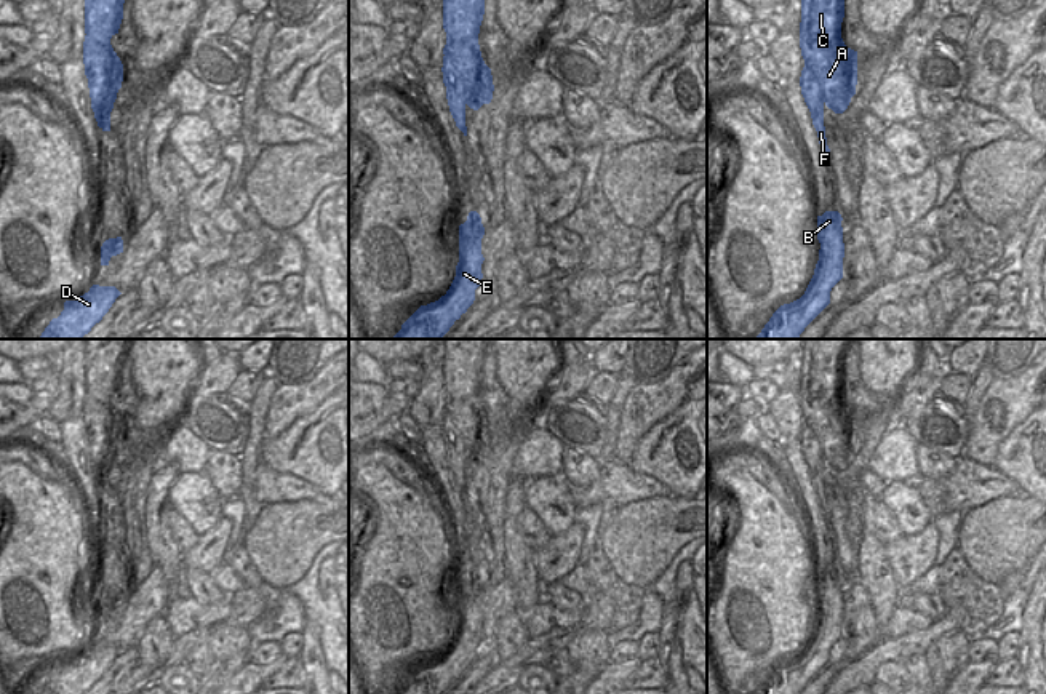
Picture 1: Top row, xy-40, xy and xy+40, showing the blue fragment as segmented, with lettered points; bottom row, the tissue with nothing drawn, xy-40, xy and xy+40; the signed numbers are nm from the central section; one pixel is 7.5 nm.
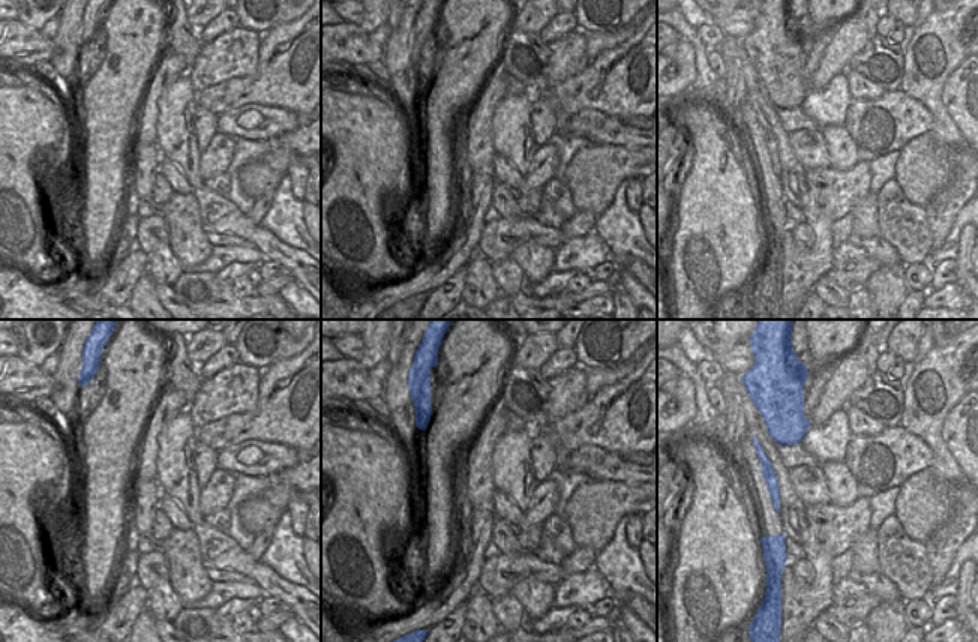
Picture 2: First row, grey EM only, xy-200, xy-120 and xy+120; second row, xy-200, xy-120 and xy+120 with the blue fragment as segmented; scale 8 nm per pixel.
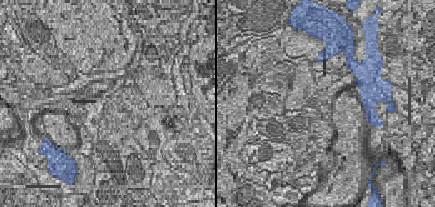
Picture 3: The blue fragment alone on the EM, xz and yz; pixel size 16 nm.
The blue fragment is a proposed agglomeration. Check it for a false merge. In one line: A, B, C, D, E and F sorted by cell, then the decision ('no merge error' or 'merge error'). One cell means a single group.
A C / B D E F | merge error

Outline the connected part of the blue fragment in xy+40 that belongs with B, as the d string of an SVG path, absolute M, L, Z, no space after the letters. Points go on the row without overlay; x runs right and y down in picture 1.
M838 569L817 574L819 619L804 652L781 664L758 694L800 694L830 662L832 646L843 636L843 585Z

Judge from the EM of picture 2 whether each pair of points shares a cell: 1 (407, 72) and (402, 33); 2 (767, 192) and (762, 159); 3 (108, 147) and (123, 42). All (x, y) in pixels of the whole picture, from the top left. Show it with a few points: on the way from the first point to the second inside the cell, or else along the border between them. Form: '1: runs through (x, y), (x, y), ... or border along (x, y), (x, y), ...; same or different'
1: runs through (399, 63), (399, 42); same
2: runs through (767, 185), (762, 167); same
3: runs through (108, 122), (111, 92), (123, 75), (123, 68); same

